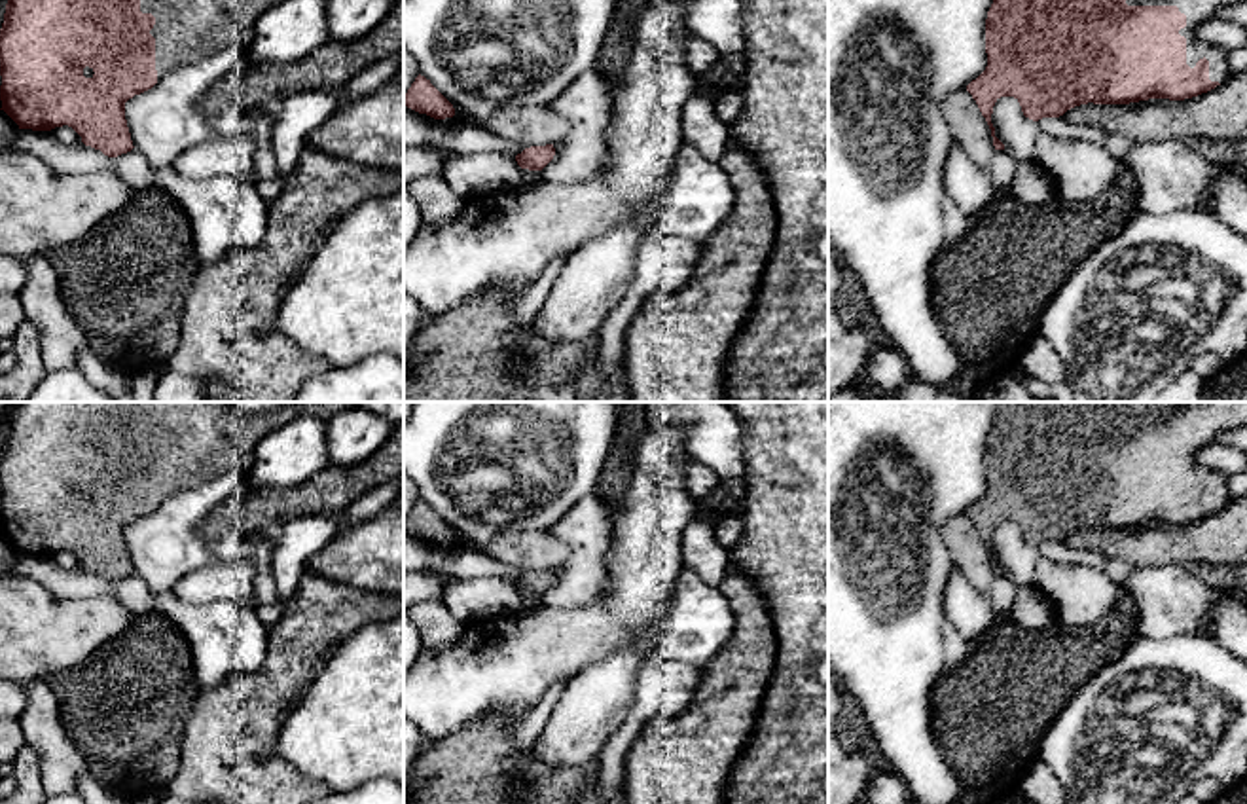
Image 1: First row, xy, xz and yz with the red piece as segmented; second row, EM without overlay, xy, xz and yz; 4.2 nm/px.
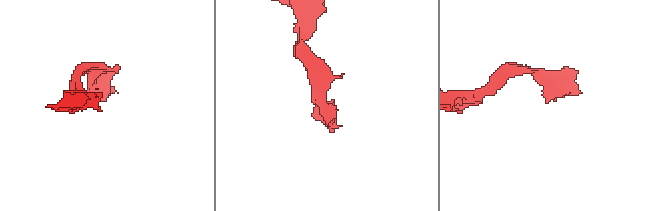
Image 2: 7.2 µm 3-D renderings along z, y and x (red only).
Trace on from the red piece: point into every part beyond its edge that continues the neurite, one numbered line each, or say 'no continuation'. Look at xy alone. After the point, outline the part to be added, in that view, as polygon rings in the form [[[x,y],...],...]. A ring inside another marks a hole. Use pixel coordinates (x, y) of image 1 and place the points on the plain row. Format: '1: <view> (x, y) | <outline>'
1: xy (196, 442) | [[[148,402],[148,413],[140,417],[140,436],[155,442],[150,459],[155,463],[157,506],[167,497],[227,472],[248,474],[260,440],[282,425],[298,417],[318,417],[330,421],[352,406],[354,402],[299,402],[275,411],[243,413],[222,402]]]

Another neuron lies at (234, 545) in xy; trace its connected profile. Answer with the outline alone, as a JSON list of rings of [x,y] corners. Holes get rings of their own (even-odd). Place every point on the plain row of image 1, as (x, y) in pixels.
[[[227,531],[220,539],[210,540],[214,559],[248,563],[256,573],[256,594],[252,605],[265,605],[279,599],[277,586],[271,573],[271,544],[263,533],[246,535],[241,531]]]

